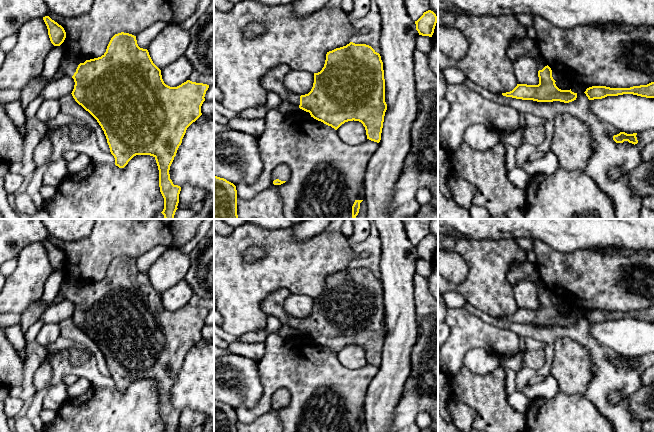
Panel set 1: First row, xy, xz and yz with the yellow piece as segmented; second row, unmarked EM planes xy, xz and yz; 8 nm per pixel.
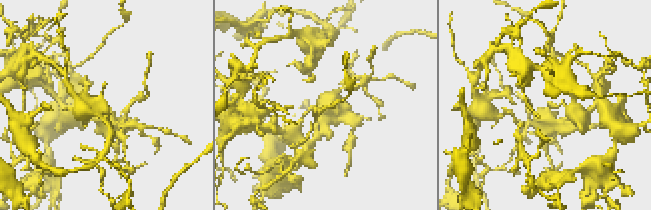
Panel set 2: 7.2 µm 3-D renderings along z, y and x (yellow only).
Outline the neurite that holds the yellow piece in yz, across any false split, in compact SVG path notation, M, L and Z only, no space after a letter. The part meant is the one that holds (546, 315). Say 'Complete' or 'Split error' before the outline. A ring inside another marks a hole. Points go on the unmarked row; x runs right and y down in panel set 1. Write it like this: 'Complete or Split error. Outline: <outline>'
Split error. Outline: M526 261L524 263L514 263L508 270L507 279L512 287L519 281L528 279L538 283L538 309L517 308L510 316L502 317L503 320L522 324L533 324L537 326L560 325L569 327L577 322L577 317L570 314L561 314L552 301L551 292L542 283L535 264Z

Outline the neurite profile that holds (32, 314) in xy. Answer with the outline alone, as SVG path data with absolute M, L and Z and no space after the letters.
M36 300L22 312L20 327L23 333L25 333L31 325L39 321L48 305L50 304L44 304L40 300Z

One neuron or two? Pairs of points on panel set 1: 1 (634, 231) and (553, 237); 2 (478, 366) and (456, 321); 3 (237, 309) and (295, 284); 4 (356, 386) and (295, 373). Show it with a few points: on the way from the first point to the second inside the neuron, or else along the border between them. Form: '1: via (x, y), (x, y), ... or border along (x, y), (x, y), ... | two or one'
1: via (614, 231), (573, 231) | one
2: border along (493, 354), (471, 348), (462, 363) | two
3: via (251, 295), (264, 282), (281, 282) | one
4: via (341, 386), (321, 385), (310, 374) | one

